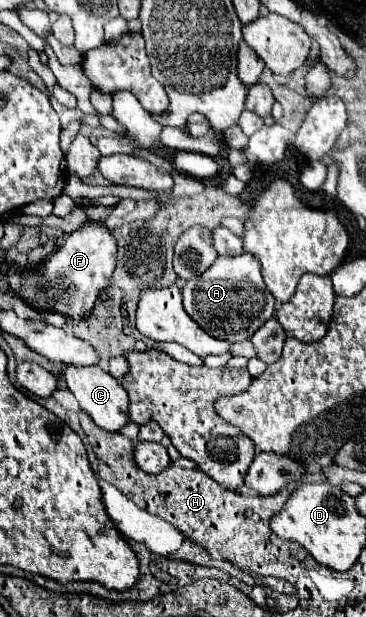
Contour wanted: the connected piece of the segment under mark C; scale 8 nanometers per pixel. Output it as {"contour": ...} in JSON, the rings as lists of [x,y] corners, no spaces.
{"contour":[[[64,365],[64,379],[66,379],[66,387],[78,399],[80,407],[94,419],[94,423],[98,423],[98,427],[106,431],[120,431],[128,423],[128,395],[124,387],[100,365],[92,365],[92,367]]]}

